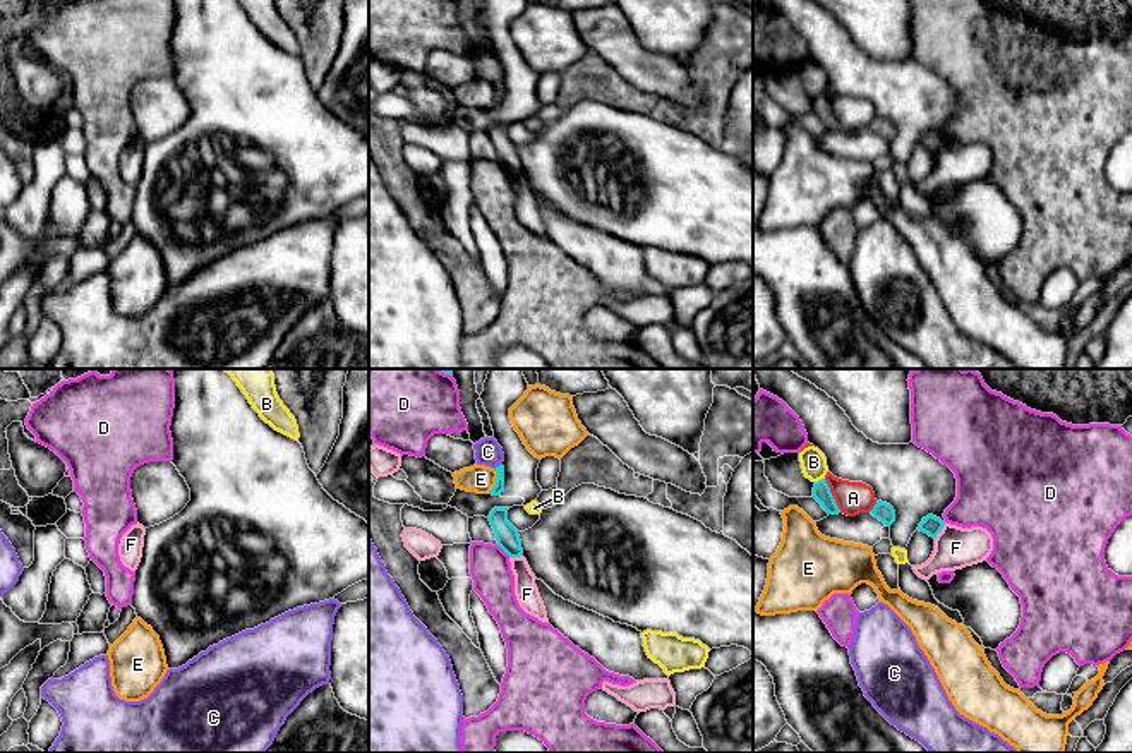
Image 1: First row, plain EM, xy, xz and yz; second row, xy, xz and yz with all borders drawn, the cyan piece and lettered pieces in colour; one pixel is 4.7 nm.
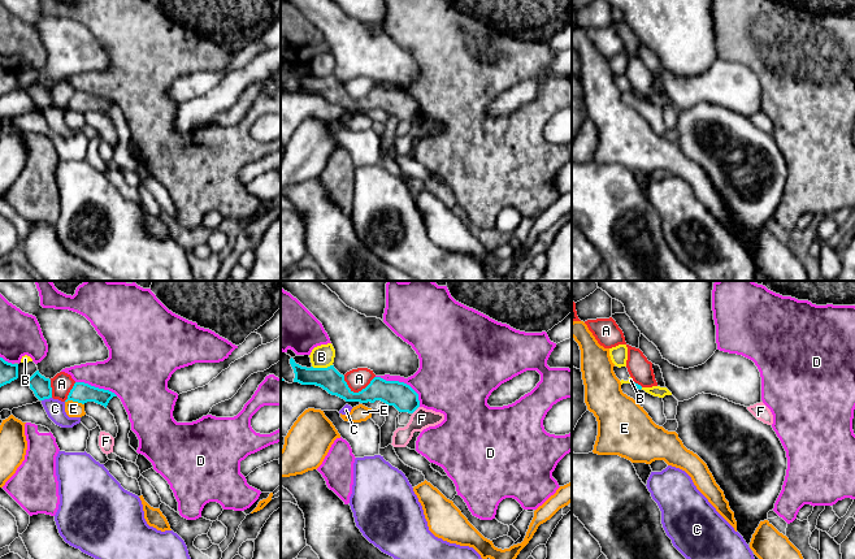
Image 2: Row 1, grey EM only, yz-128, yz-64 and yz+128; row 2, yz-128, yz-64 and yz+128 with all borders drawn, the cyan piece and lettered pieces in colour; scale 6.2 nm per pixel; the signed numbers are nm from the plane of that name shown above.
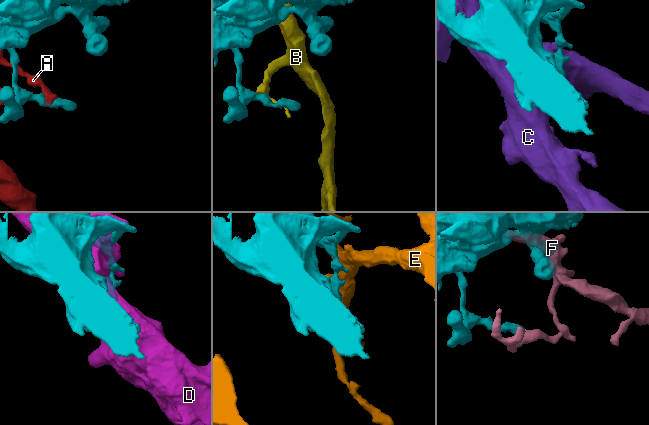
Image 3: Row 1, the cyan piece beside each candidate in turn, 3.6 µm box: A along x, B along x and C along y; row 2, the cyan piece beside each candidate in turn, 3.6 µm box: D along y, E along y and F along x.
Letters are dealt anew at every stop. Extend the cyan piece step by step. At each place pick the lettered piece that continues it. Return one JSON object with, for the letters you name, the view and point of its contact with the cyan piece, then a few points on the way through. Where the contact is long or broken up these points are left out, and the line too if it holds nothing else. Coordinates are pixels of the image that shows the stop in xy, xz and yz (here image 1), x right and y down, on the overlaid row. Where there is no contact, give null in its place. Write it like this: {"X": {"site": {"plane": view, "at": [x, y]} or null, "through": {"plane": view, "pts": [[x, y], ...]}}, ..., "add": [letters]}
{"add": []}

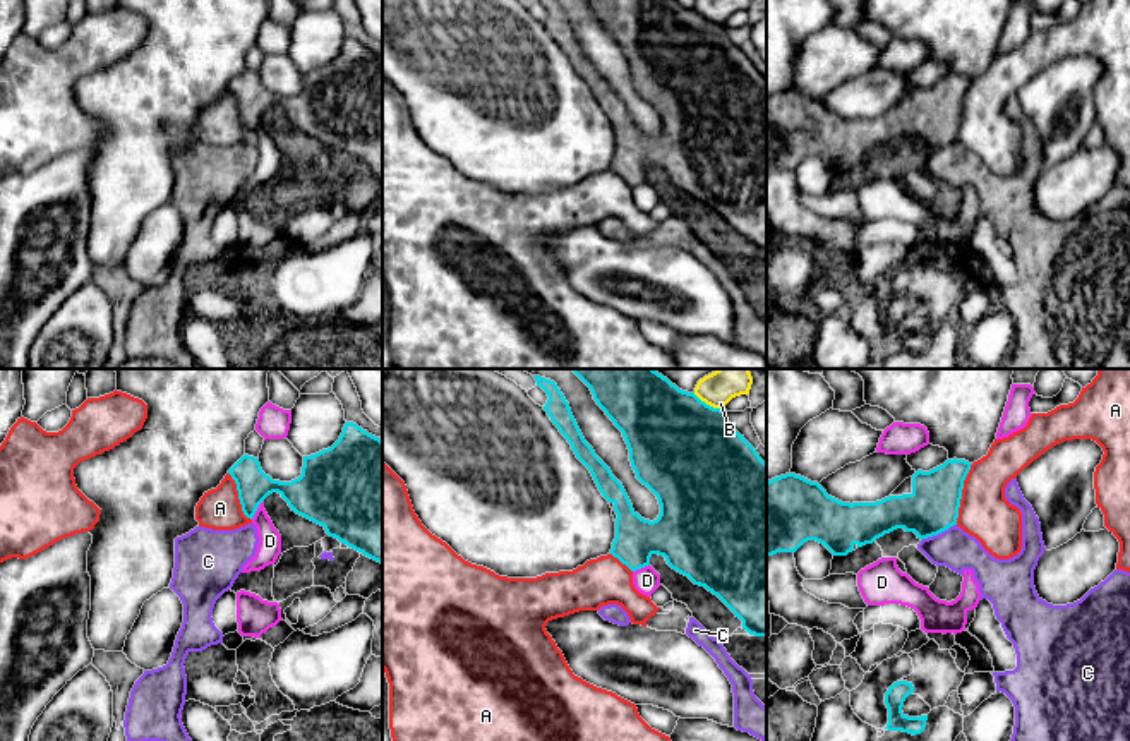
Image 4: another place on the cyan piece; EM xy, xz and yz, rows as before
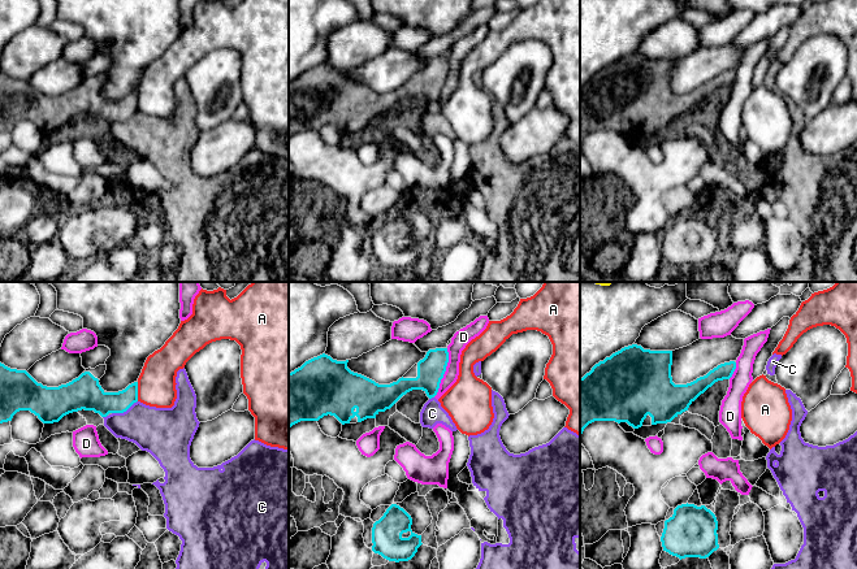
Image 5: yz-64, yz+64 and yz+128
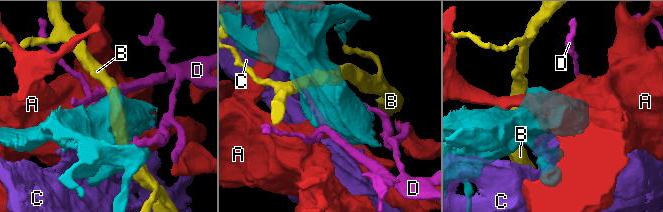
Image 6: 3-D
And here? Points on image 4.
{"C": {"site": {"plane": "yz", "at": [938, 532]}, "through": {"plane": "yz", "pts": [[933, 506], [933, 520], [938, 532], [954, 548]]}}, "add": ["C"]}

